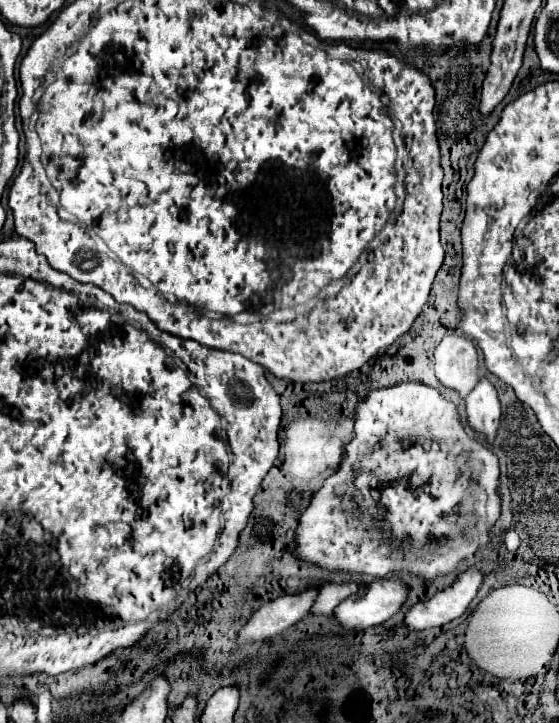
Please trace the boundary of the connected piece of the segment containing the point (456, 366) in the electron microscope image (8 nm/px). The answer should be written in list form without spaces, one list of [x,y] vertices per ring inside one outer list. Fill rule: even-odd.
[[[447,334],[435,348],[435,374],[445,388],[457,390],[461,398],[467,398],[479,380],[473,342],[465,336]]]

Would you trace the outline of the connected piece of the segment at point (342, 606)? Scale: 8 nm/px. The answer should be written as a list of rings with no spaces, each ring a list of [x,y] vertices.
[[[377,580],[359,588],[335,608],[335,620],[339,626],[351,632],[361,632],[369,626],[383,624],[405,602],[407,588],[399,580]]]

